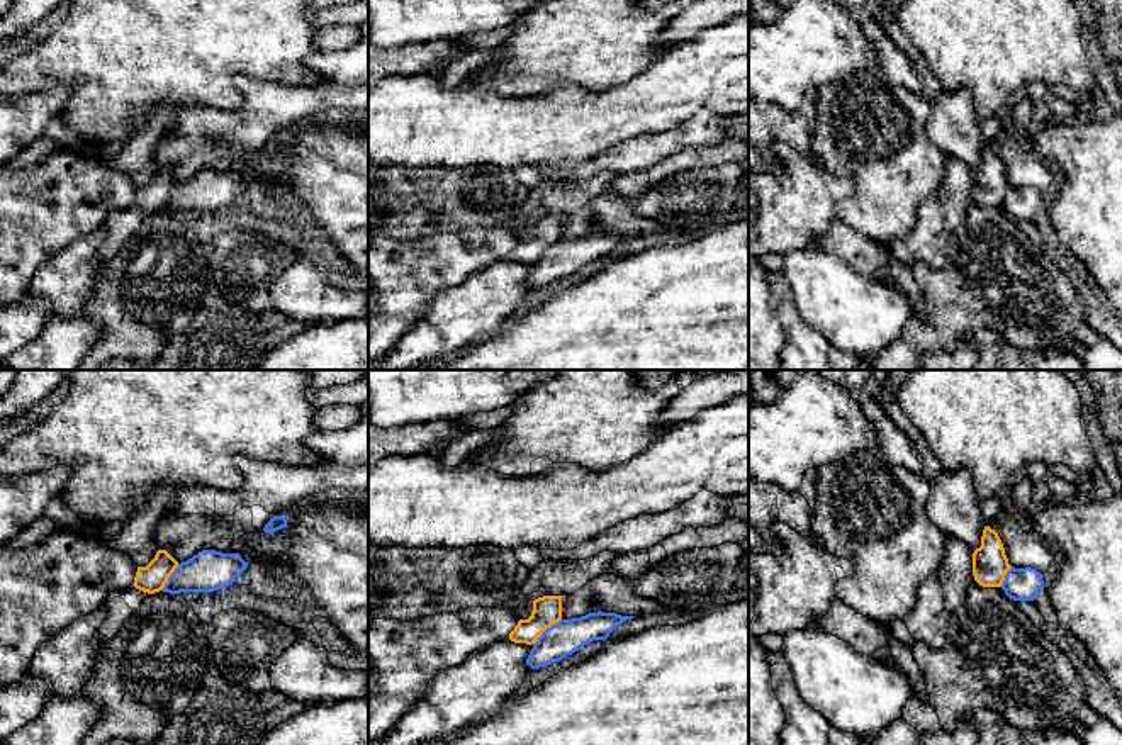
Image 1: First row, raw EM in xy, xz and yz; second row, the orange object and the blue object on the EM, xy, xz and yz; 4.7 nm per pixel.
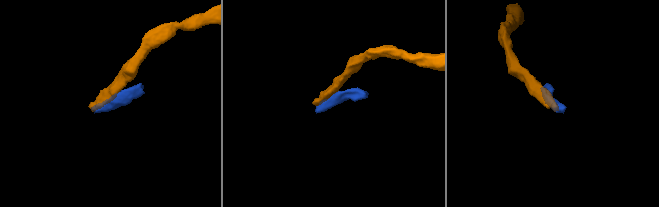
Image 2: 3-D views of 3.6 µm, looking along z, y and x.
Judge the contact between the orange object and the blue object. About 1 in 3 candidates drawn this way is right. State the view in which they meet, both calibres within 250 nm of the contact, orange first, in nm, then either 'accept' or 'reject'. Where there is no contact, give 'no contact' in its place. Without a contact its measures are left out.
xz | 140/160 nm | reject

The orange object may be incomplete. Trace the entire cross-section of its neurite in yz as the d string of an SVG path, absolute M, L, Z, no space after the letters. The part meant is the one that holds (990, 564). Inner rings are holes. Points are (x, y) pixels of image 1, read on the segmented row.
M985 526L981 546L973 553L973 575L983 587L1001 587L1007 572L1012 569L1003 543L995 529Z

